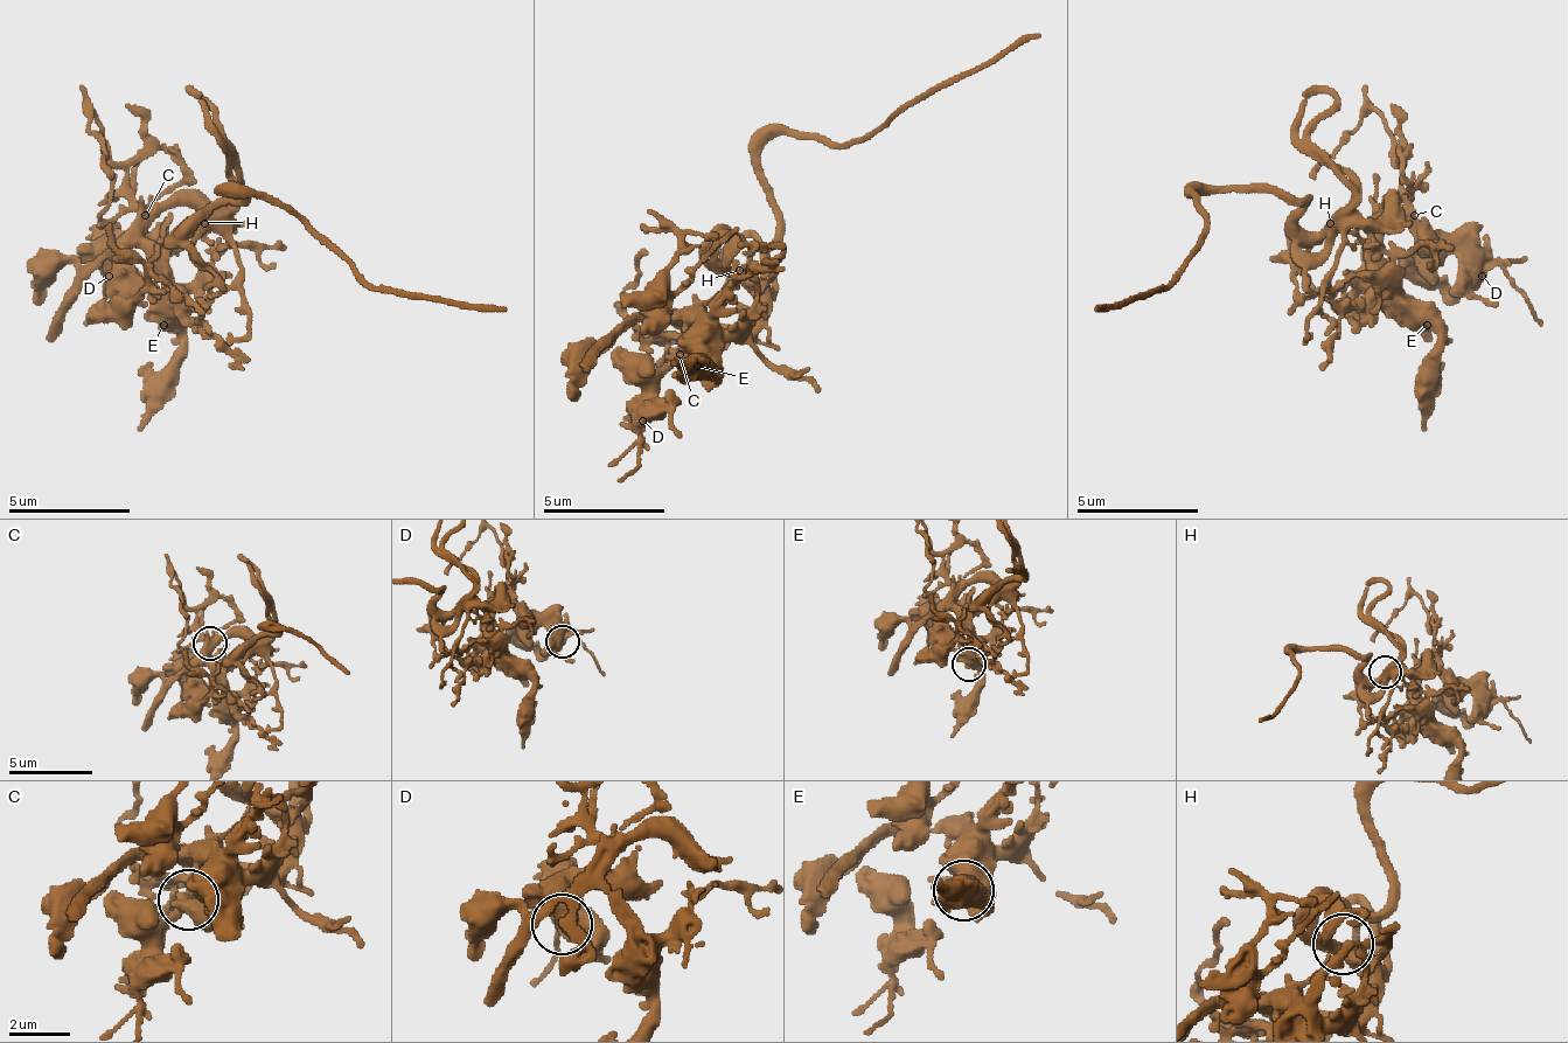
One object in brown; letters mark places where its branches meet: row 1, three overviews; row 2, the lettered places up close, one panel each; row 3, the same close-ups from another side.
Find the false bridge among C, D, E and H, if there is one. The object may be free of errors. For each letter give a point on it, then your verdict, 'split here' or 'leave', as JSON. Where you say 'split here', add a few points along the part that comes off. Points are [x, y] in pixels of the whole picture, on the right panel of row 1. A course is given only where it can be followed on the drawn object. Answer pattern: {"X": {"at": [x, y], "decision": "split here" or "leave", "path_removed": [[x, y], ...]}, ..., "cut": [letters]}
{"C": {"at": [1414, 215], "decision": "leave"}, "D": {"at": [1482, 276], "decision": "leave"}, "E": {"at": [1427, 325], "decision": "leave"}, "H": {"at": [1330, 223], "decision": "leave"}, "cut": []}

